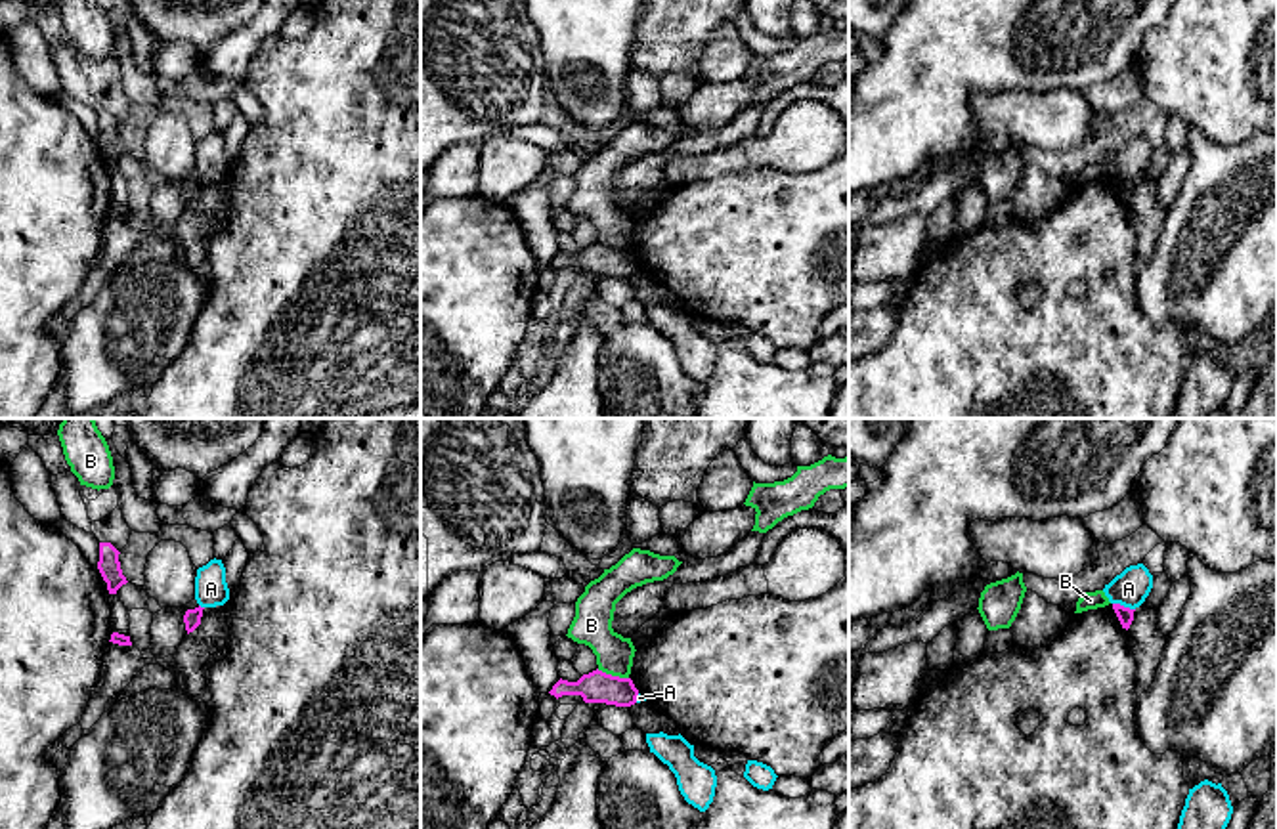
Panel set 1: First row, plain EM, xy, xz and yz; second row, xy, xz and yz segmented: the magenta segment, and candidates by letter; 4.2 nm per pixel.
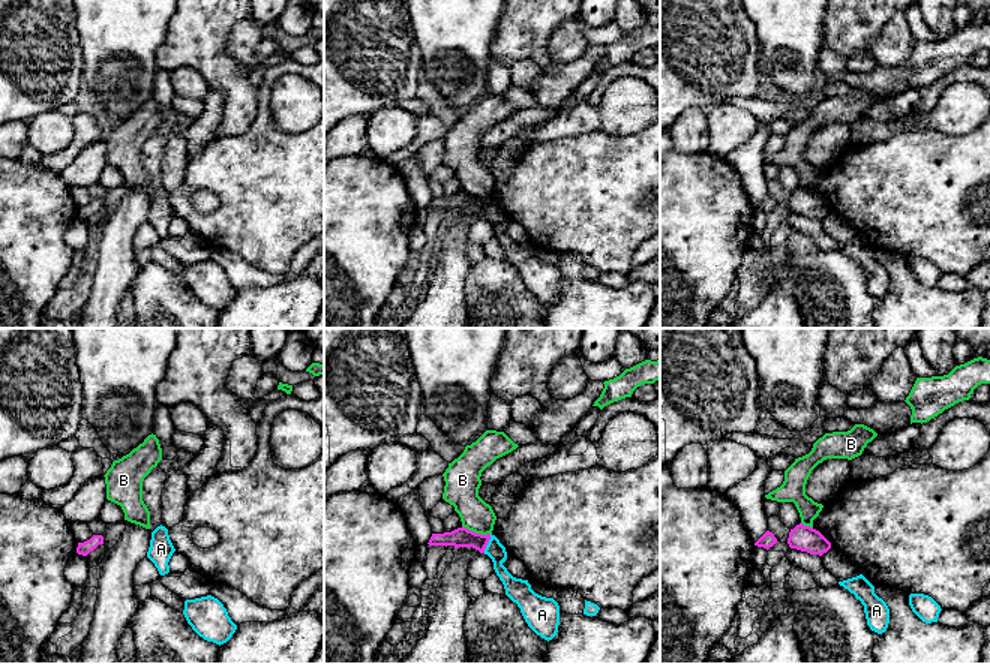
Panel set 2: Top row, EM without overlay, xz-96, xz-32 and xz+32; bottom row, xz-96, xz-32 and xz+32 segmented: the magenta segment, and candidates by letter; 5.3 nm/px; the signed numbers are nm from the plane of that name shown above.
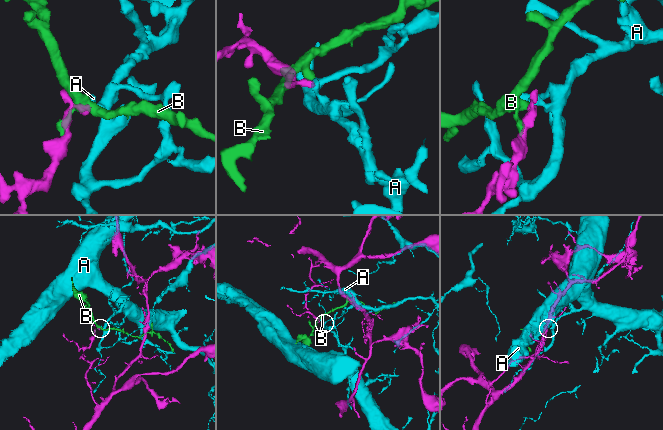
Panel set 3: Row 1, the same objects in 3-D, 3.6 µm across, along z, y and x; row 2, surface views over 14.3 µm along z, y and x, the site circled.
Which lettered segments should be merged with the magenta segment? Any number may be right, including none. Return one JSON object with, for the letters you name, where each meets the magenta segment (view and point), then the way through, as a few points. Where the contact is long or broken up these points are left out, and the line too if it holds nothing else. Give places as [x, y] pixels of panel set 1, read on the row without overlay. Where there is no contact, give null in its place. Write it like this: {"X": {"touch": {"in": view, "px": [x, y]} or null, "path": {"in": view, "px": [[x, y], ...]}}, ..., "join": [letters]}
{"join": []}

